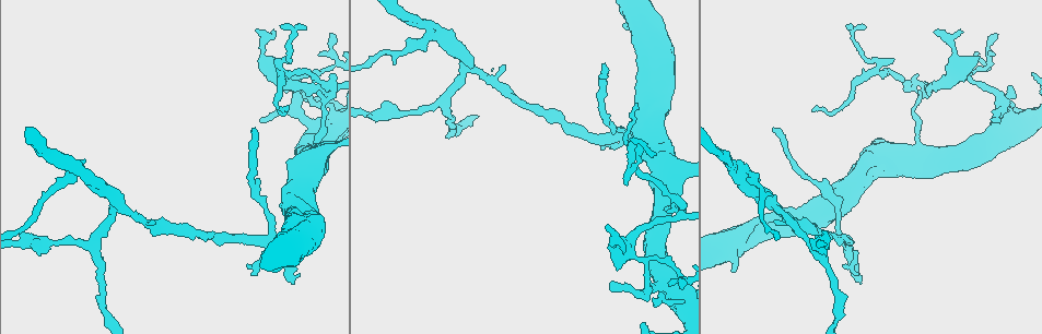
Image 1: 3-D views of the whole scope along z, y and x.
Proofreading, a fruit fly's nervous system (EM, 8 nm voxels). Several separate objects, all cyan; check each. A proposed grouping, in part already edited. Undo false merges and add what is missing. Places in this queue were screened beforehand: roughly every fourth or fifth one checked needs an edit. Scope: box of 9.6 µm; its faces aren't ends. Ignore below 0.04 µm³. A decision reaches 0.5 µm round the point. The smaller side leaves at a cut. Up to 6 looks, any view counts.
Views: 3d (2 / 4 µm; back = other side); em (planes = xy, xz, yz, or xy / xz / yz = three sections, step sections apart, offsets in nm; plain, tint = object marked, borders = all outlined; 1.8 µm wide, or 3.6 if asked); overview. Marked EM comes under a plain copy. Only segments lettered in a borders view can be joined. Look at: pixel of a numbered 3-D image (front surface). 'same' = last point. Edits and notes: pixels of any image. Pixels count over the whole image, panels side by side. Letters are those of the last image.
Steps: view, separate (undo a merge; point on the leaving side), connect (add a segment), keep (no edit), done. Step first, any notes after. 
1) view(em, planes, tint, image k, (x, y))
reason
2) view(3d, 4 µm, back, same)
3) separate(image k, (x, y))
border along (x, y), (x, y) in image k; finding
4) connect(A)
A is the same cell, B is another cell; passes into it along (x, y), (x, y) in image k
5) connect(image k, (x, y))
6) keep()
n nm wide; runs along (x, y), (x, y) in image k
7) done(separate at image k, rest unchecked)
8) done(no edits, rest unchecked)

view(em, xy, step 16, borders, image 1, (254, 129))
long arm stops here

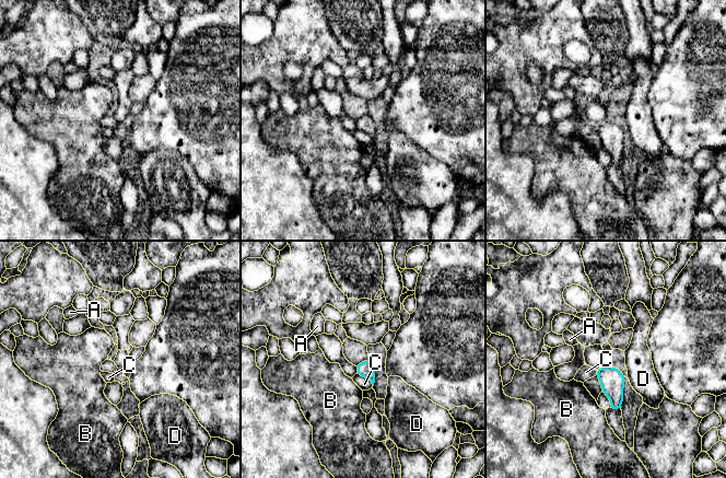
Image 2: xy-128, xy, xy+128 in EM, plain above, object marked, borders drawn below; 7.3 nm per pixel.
view(em, planes, borders, same)

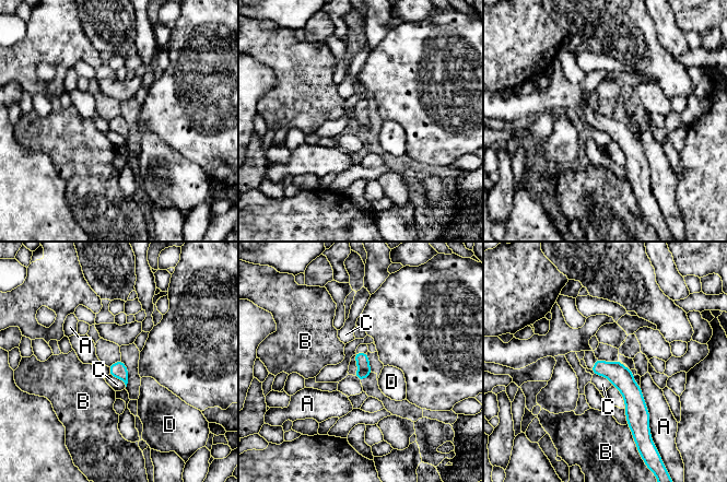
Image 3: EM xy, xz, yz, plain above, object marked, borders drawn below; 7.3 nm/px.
keep()
A touches over 320 nm; A, B, C and D are other cells; border along (594, 373), (605, 376), (612, 385) in image 3; no lettered segment goes on from it

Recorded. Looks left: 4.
view(em, planes, borders, image 1, (861, 278))
branch stops here

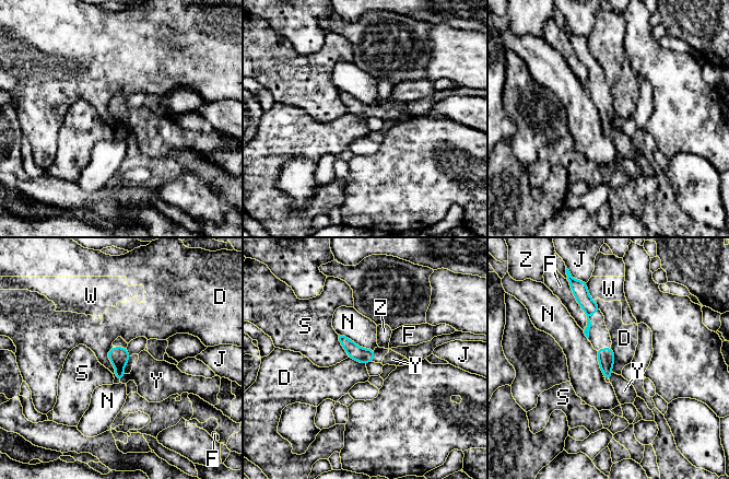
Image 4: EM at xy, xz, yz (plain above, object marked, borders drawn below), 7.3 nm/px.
connect(Y)
Y is the same cell, D, F, J, N, S, W and Z are other cells; it goes on there

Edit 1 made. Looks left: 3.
view(overview)
see it whole again

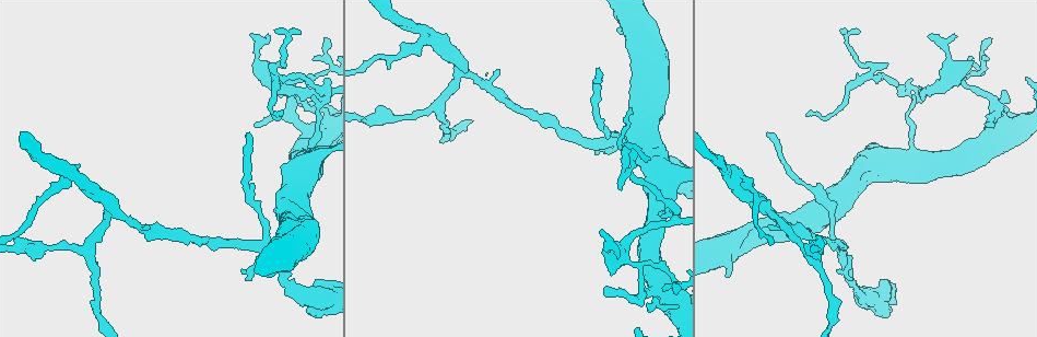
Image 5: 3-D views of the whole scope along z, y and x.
view(em, planes, tint, image 5, (324, 98))
sharp bend

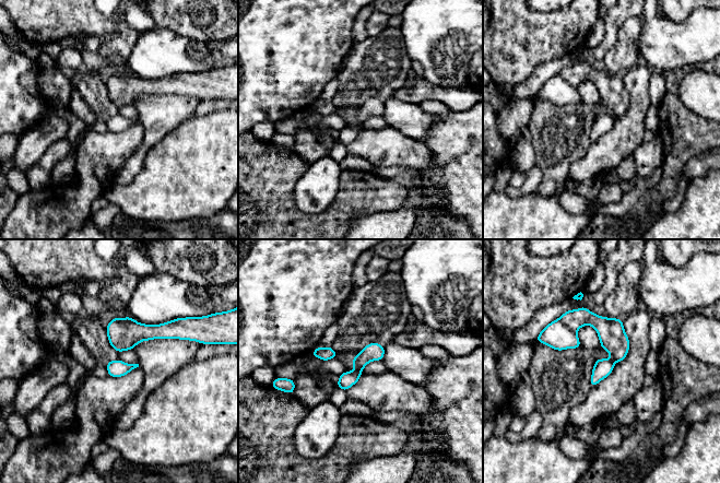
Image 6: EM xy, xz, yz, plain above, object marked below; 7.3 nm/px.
view(em, planes, borders, same)
what lies round it

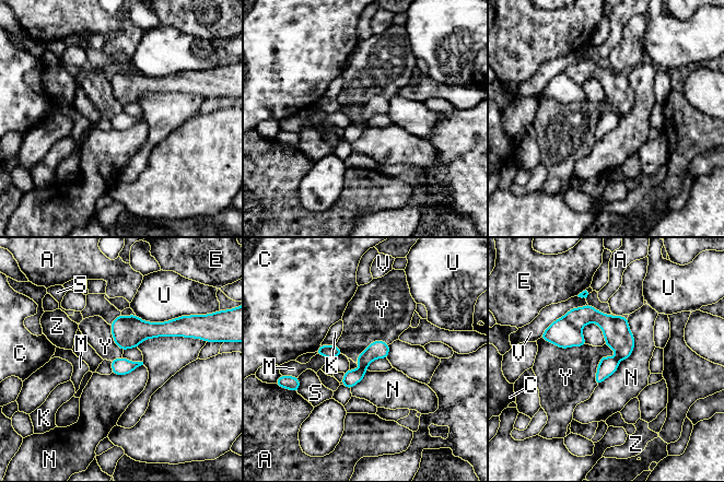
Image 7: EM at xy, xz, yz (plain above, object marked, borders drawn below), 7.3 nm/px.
separate(image 7, (579, 317))
A, C, E, K, M, N, S, U, V, Y and Z are other cells; the part that leaves runs along (568, 316), (598, 317), (629, 351) in image 7; two neurons meet here

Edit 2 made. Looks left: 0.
done(connect at image 4, separate at image 7, rest unchecked)

